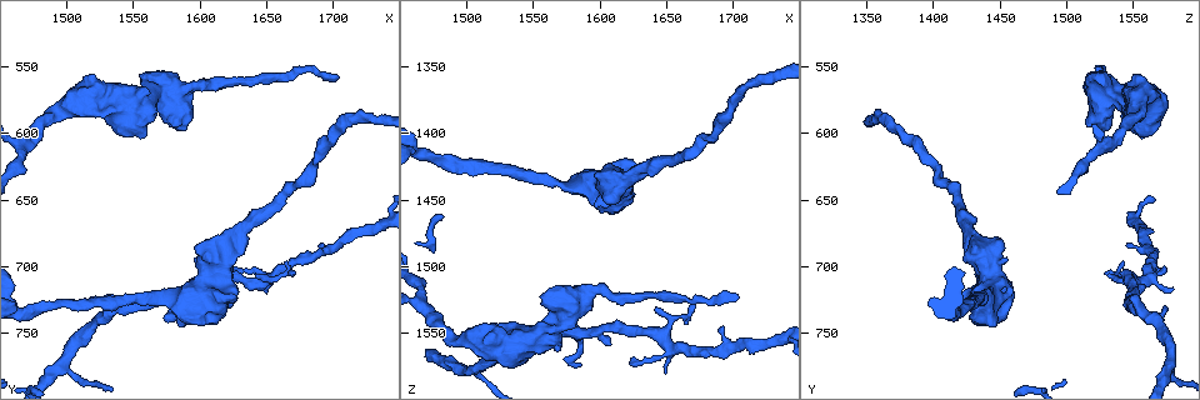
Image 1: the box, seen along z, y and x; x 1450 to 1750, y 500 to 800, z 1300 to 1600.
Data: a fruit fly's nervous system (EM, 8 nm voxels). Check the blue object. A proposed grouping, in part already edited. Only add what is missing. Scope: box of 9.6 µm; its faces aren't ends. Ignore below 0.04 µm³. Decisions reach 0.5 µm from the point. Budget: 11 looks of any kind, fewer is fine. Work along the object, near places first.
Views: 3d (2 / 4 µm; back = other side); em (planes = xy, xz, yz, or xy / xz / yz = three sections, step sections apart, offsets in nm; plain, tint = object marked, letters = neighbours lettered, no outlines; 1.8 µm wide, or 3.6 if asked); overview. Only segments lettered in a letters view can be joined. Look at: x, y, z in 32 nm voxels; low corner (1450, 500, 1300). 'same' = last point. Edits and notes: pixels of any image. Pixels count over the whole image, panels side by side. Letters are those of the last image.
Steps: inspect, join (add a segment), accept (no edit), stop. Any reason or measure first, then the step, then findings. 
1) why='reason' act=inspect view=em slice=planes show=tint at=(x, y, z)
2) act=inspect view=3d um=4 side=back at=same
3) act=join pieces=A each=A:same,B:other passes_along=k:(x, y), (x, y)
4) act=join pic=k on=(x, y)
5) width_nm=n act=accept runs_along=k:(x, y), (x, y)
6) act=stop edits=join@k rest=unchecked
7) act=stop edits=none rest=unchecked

why='thin end' act=inspect view=3d um=2 at=(1704, 556, 1524)

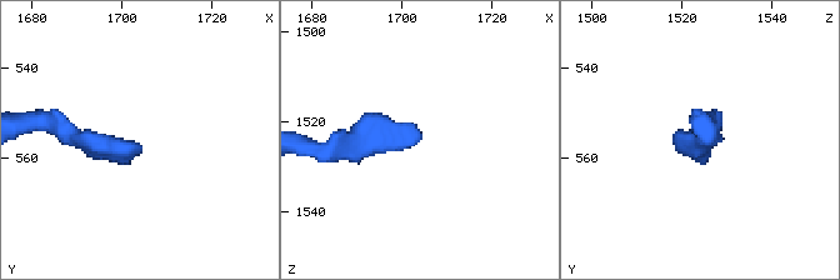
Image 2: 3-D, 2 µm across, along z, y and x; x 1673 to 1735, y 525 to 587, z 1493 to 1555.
why='now the EM' act=inspect view=em um=3.6 slice=planes show=letters at=(1705, 558, 1524)

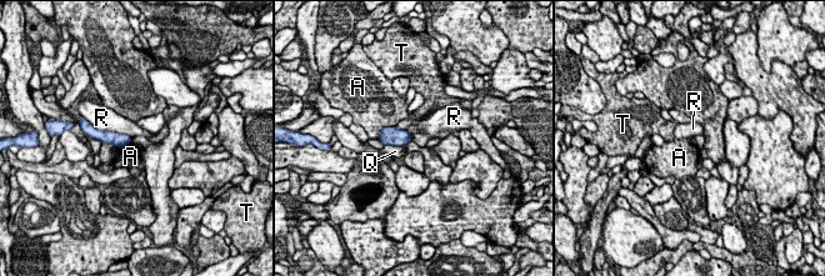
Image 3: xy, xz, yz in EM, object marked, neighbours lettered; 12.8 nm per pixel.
width_nm=160 longest_contact=R:500nm act=accept each=A:other,Q:other,R:other,T:other found='no lettered segment goes on from it'

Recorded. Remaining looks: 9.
why='an open end' act=inspect view=3d um=4 at=(1692, 686, 1544)

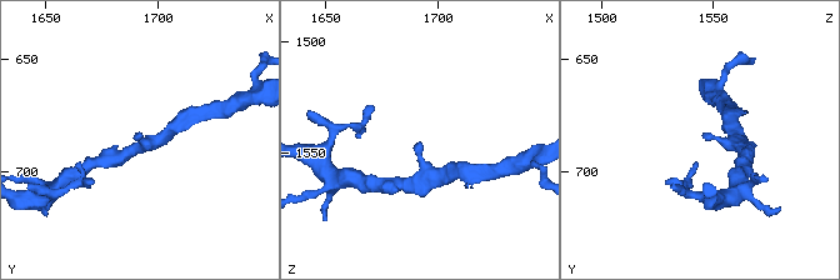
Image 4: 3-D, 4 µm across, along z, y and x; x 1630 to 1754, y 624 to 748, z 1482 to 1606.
why='shape alone is not enough' act=inspect view=em slice=planes show=letters at=(1693, 685, 1545)

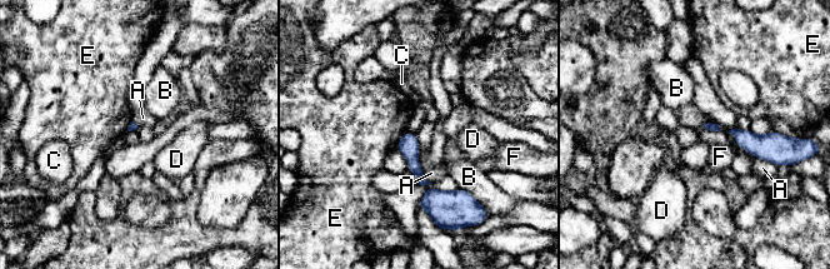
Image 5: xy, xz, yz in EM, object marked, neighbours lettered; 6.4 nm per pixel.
act=accept each=A:other,B:other,C:other,D:other,E:other,F:other found='no lettered segment goes on from it'

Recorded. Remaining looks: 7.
why='tapers out' act=inspect view=em slice=planes show=letters at=(1582, 732, 1576)

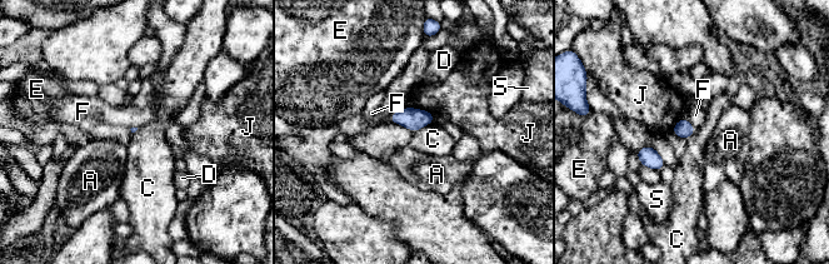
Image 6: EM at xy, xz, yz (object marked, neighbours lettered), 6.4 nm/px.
act=accept each=A:other,C:other,D:other,E:other,F:other,J:other,S:other border=6:(432, 121), (413, 133) found='no lettered segment goes on from it'

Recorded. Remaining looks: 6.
why='branch point' act=inspect view=3d um=4 at=(1494, 778, 1576)

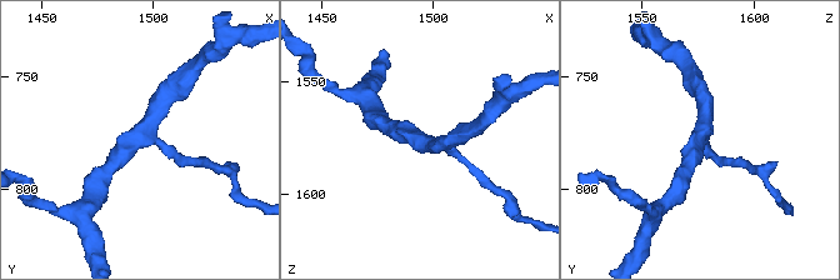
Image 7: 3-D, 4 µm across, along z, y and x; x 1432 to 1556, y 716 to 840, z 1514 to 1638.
why='shape alone is not enough' act=inspect view=em slice=xy step=16 show=letters at=(1492, 777, 1575)

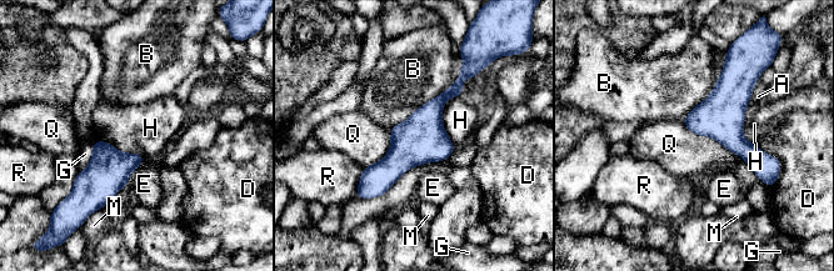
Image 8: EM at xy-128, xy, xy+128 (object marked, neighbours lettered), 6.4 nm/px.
act=accept each=A:other,B:other,D:other,E:other,G:other,H:other,M:other,Q:other,R:other runs_along=8:(458, 84), (365, 195) found='none of them fits'

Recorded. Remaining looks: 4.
act=stop edits=none rest=unchecked

